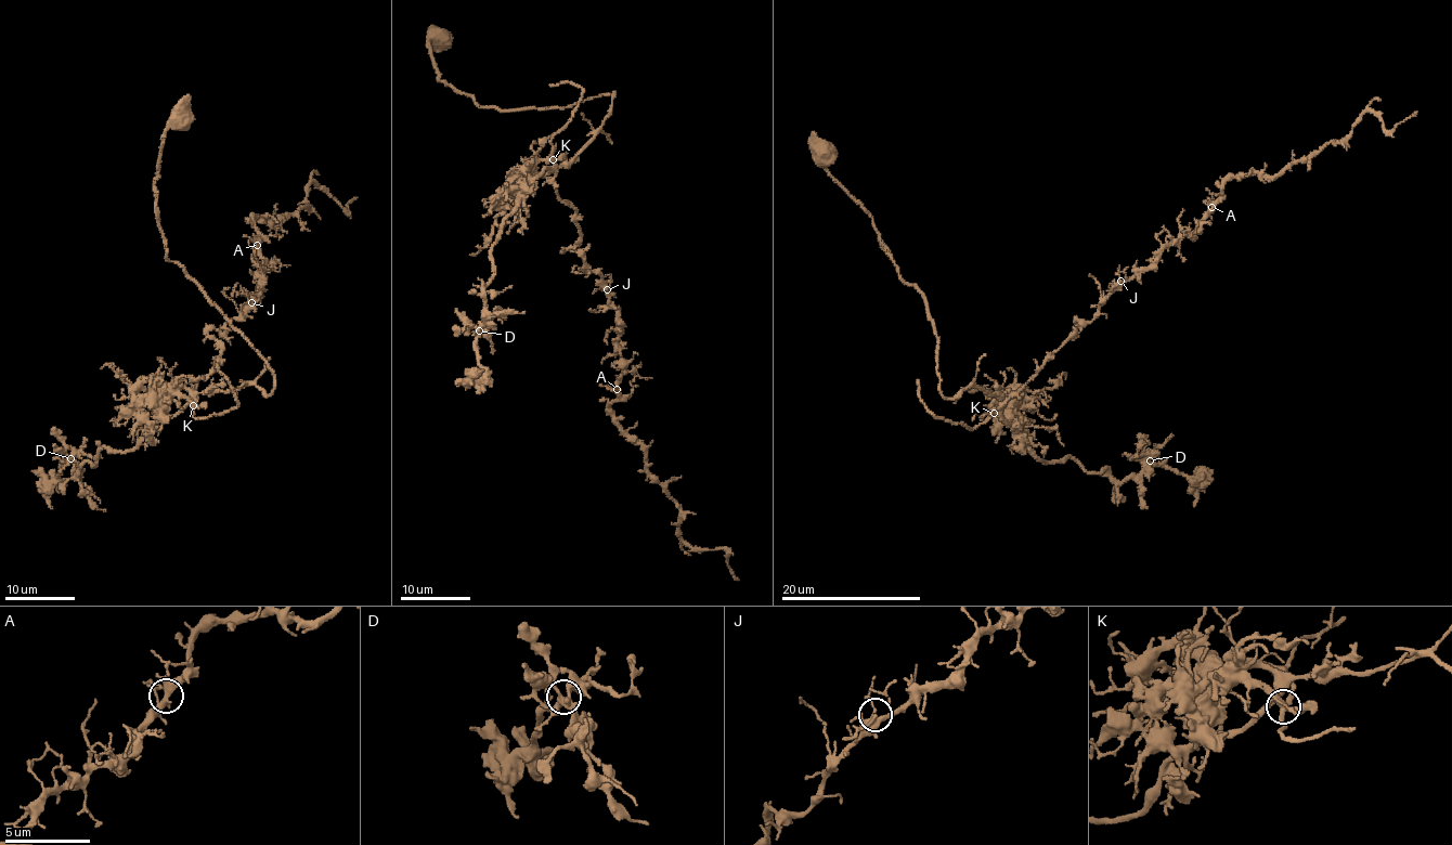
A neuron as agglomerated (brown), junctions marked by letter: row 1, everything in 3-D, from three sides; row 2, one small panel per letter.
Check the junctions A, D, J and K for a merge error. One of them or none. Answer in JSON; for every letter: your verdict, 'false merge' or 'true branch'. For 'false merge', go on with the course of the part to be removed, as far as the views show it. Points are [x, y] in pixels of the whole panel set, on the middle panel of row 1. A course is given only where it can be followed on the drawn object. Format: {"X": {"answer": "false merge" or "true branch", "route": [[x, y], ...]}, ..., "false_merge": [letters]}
{"A": {"answer": "true branch"}, "D": {"answer": "true branch"}, "J": {"answer": "true branch"}, "K": {"answer": "false merge", "route": [[553, 159], [581, 236], [565, 249], [621, 323], [613, 417], [683, 538], [724, 550], [739, 580]]}, "false_merge": ["K"]}

